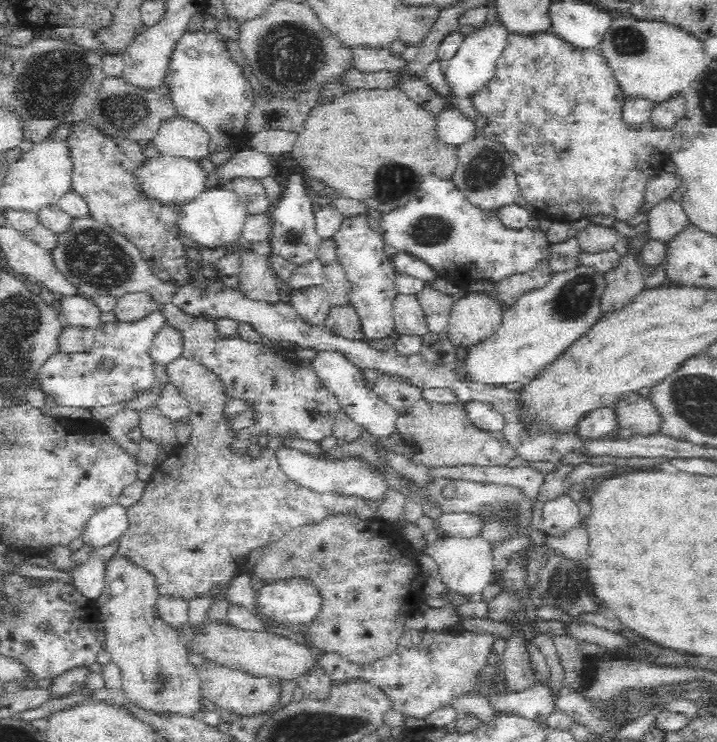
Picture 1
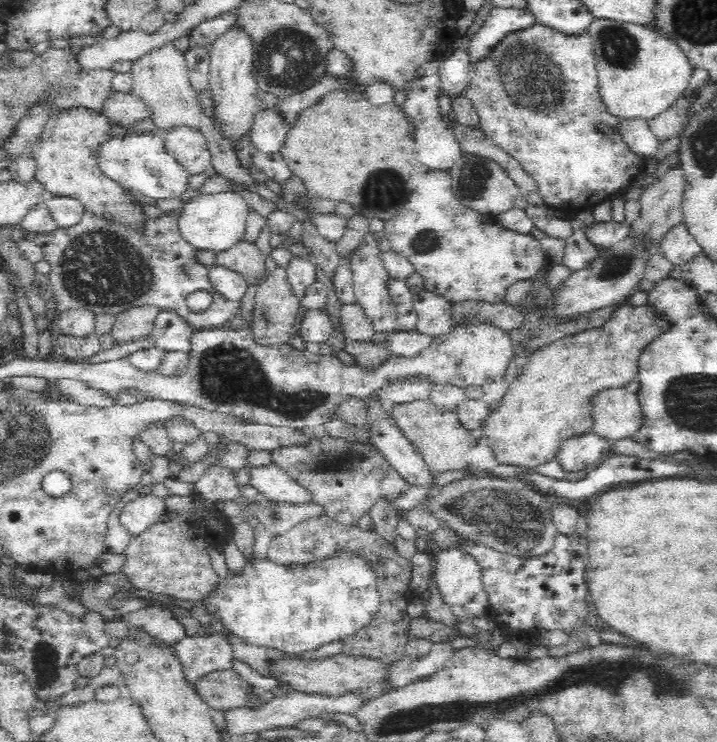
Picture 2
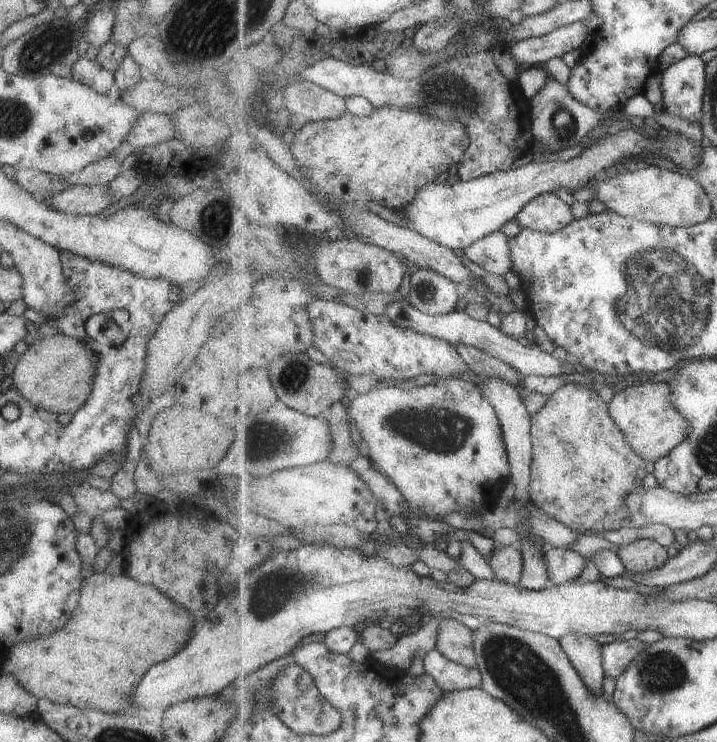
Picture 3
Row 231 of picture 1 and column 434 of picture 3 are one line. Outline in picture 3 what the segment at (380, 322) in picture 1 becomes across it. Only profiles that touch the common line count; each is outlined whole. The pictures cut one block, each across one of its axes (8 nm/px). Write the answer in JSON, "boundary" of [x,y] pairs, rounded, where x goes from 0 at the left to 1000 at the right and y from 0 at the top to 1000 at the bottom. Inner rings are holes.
{"boundary":[[[456,403],[437,404],[425,412],[425,418],[428,429],[434,431],[439,469],[456,482],[462,493],[490,507],[512,504],[527,513],[541,509],[573,512],[601,504],[611,512],[658,501],[636,465],[618,456],[559,442],[540,425],[509,422],[474,406]]]}

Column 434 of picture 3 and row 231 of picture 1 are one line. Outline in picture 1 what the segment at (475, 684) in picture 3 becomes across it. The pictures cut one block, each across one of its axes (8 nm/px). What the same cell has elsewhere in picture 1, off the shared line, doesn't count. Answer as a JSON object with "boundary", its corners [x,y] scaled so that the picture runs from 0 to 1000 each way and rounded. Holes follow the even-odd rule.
{"boundary":[[[929,265],[907,279],[901,298],[907,309],[904,319],[930,329],[961,299],[961,294],[948,274]]]}

